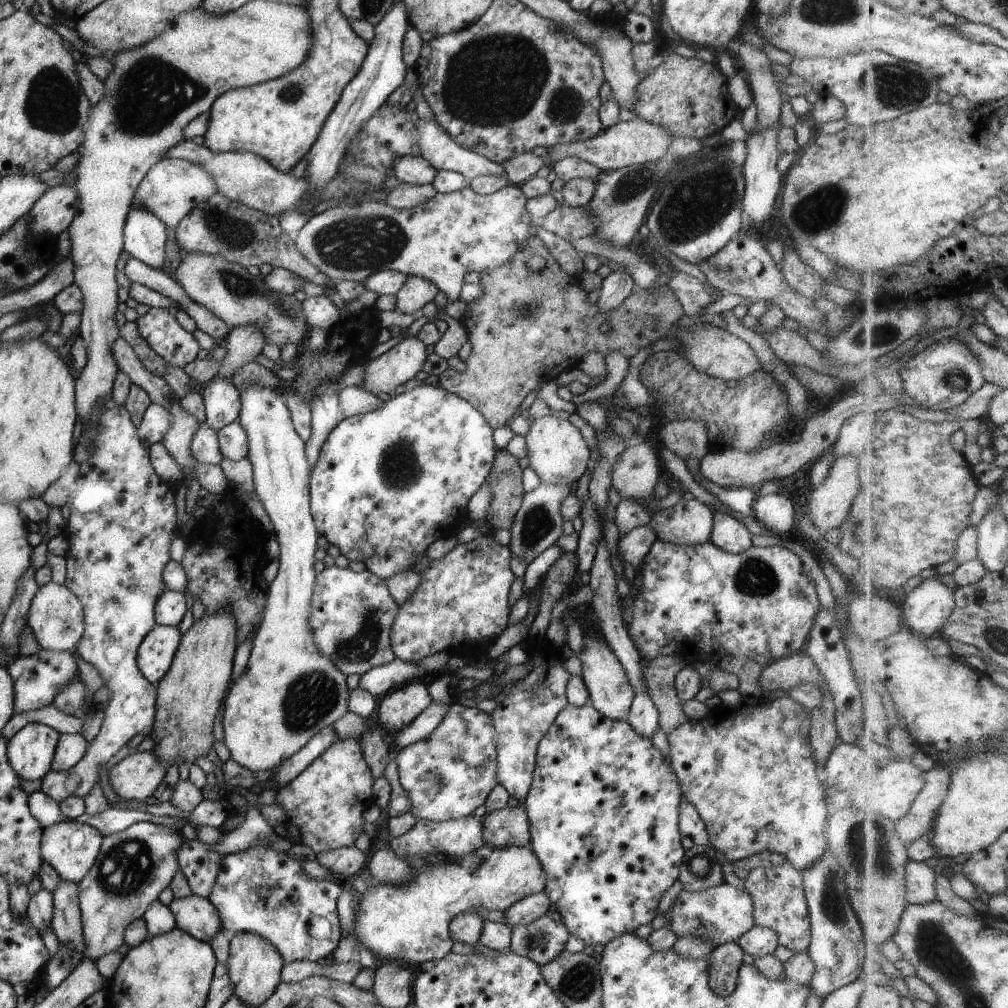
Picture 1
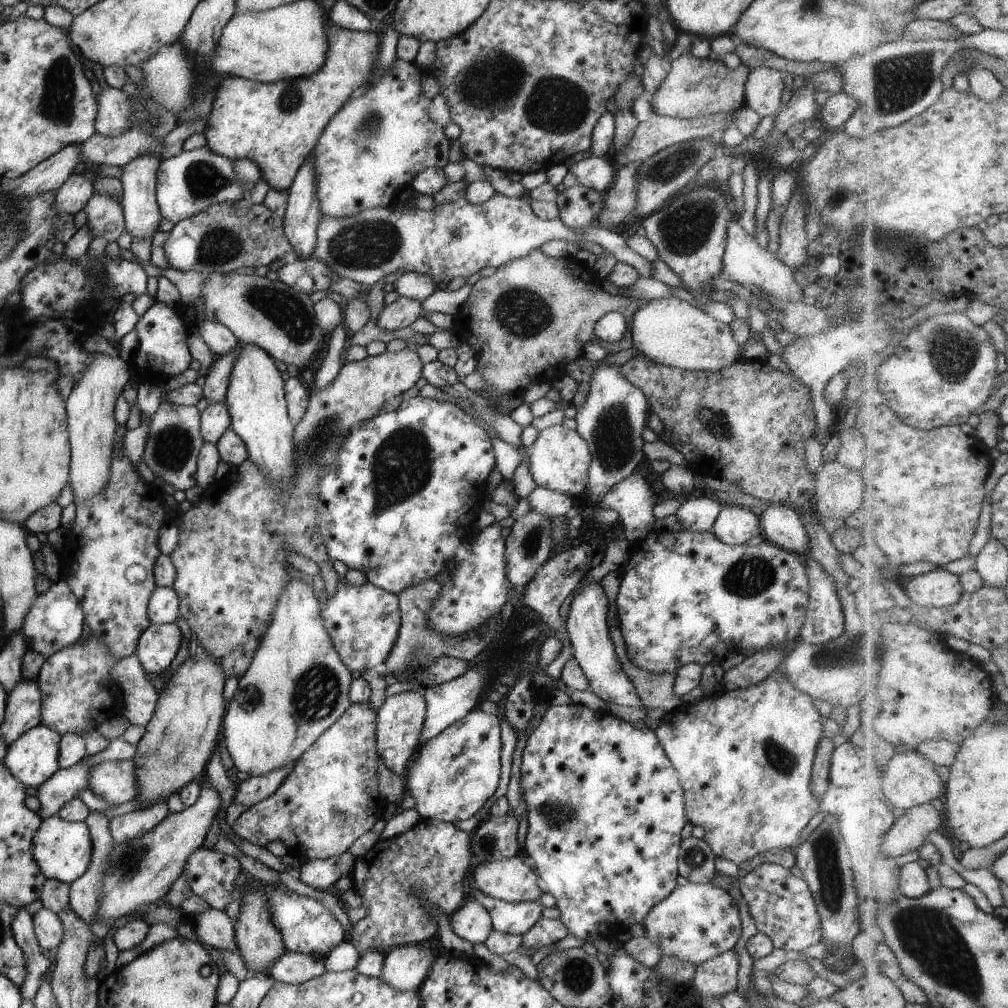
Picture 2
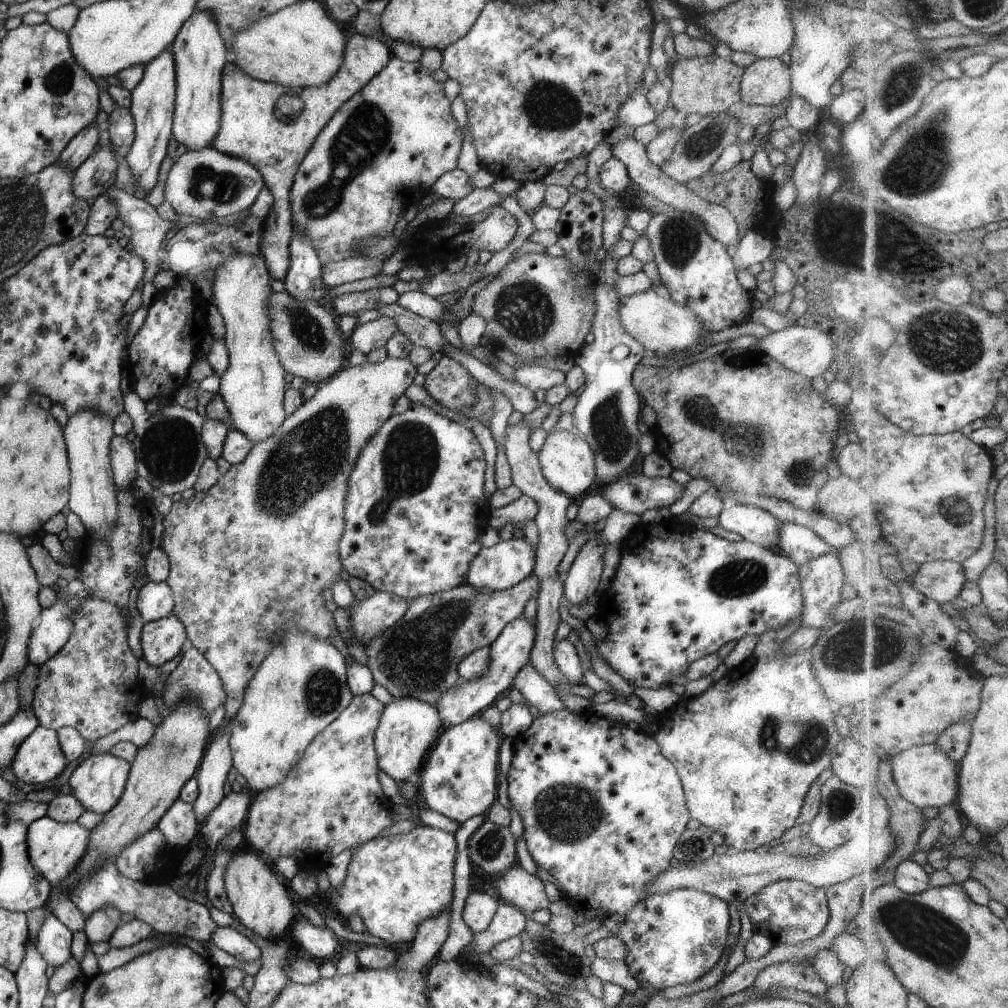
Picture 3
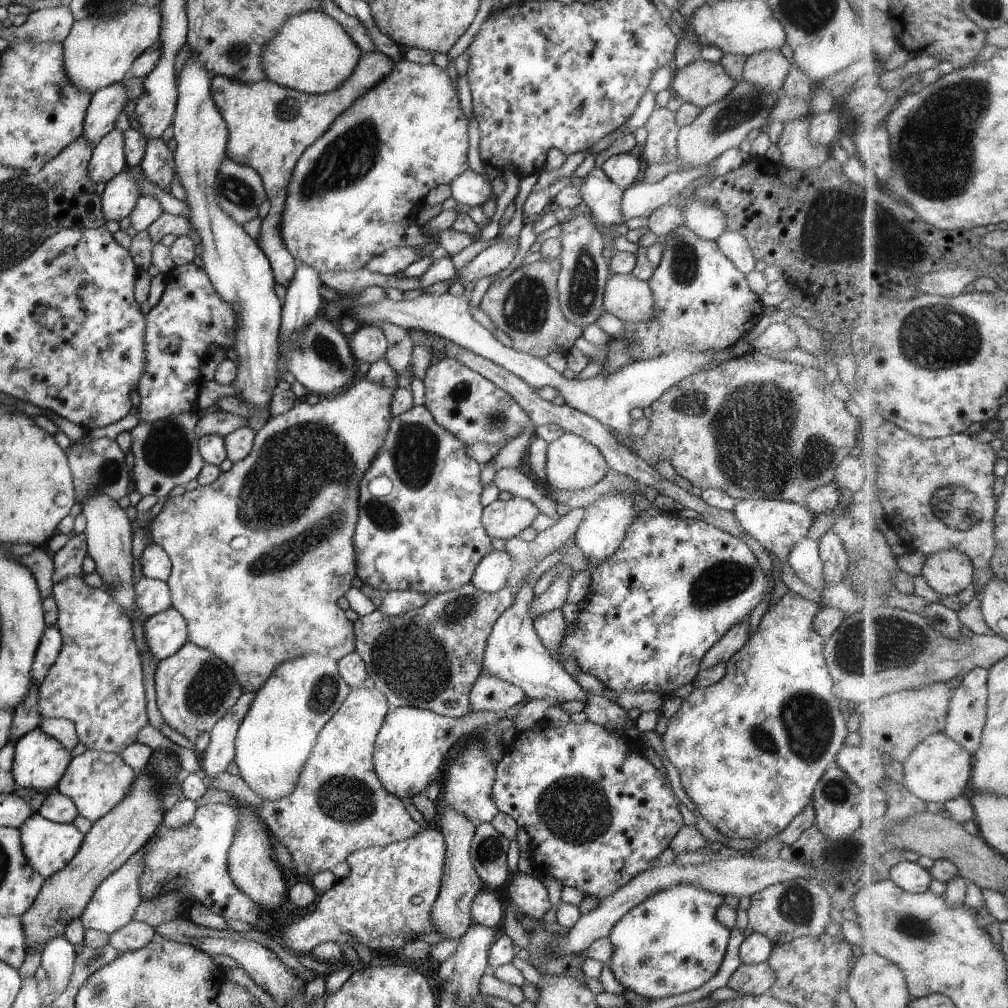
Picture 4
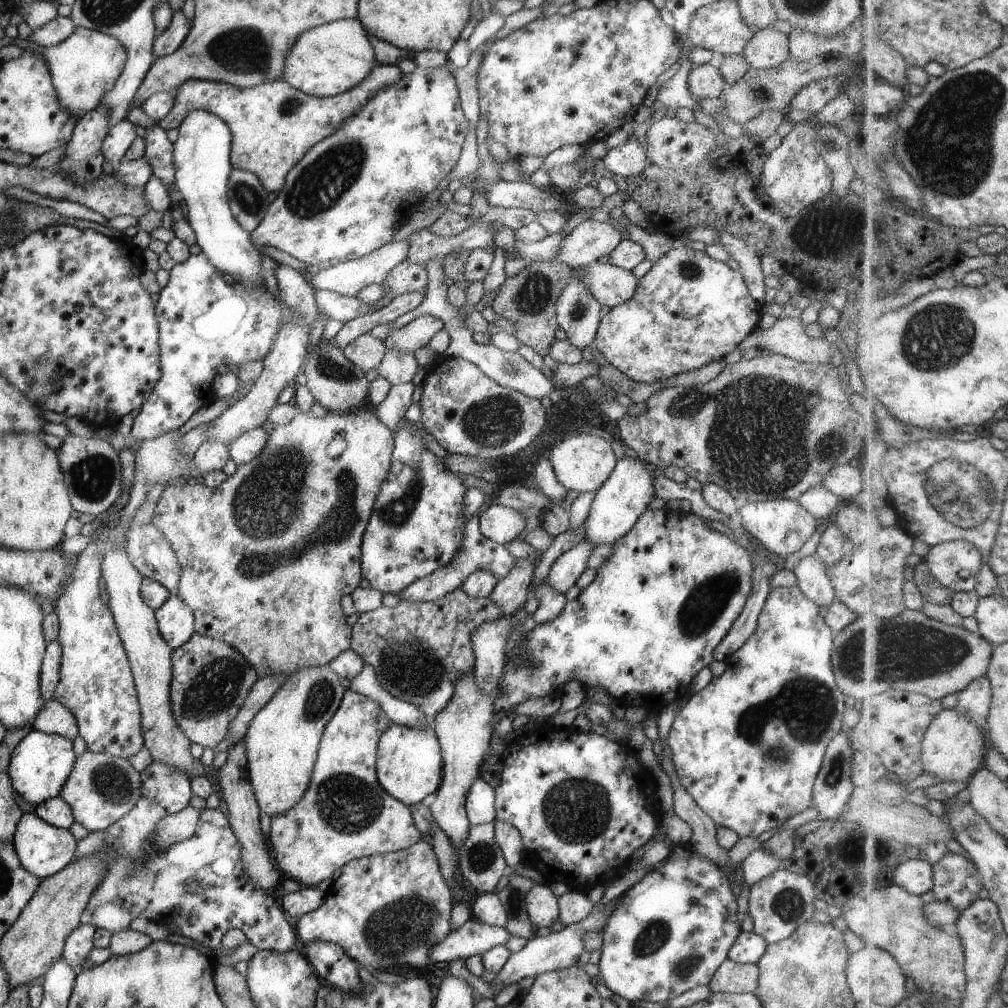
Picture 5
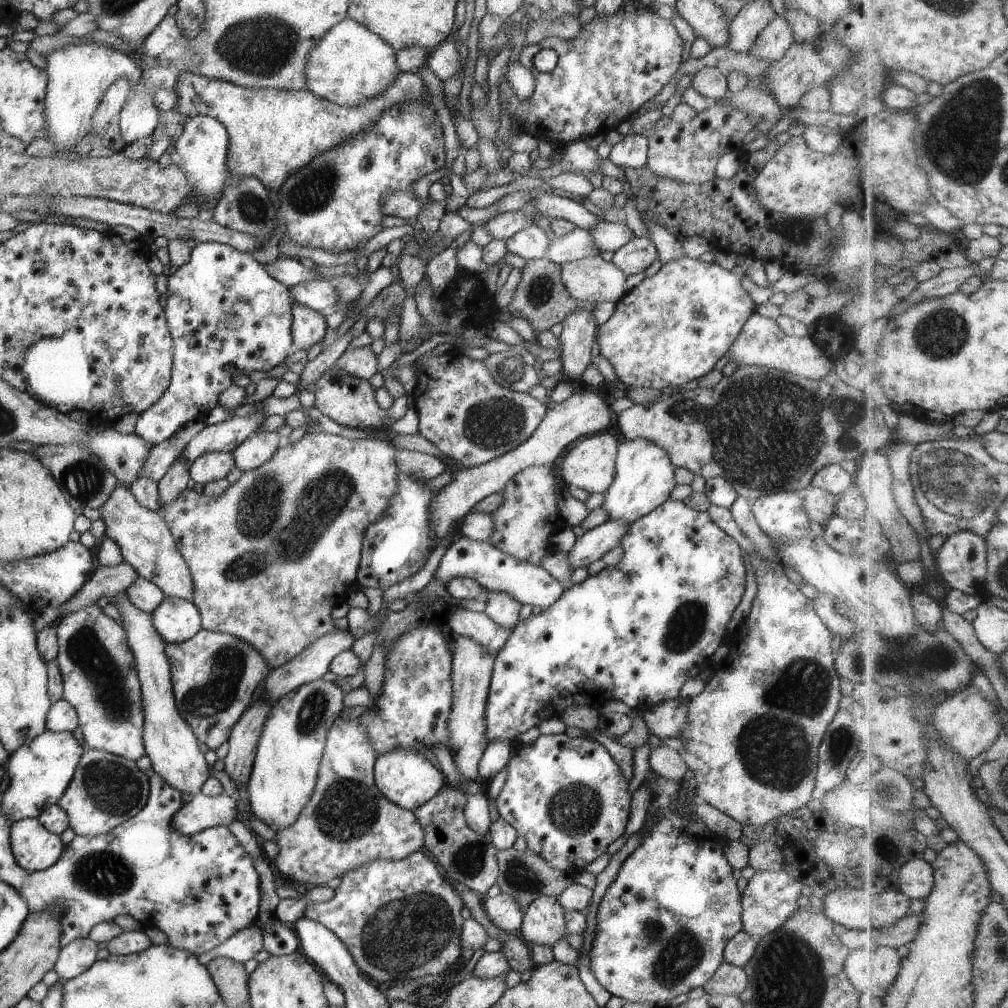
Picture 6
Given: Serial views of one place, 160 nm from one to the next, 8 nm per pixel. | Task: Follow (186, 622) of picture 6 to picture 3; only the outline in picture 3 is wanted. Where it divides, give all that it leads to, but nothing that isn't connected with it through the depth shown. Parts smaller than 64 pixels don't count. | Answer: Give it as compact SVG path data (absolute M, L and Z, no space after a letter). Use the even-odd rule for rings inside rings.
M173 614L144 623L140 630L141 657L157 667L181 652L185 638L183 625Z

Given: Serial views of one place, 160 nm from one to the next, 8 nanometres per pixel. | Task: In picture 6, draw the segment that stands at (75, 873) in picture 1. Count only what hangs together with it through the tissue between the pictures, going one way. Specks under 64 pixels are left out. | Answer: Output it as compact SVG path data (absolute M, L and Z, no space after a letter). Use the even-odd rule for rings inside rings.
M33 817L11 824L9 842L14 861L27 872L50 867L64 847L59 835L50 833Z

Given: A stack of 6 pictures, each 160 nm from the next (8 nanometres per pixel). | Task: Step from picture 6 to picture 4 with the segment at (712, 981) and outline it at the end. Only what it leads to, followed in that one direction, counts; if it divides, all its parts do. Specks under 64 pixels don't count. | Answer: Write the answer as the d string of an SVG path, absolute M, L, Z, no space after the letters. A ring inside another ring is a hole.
M765 961L757 964L739 963L727 979L725 986L741 995L760 995L767 994L773 981L774 973Z

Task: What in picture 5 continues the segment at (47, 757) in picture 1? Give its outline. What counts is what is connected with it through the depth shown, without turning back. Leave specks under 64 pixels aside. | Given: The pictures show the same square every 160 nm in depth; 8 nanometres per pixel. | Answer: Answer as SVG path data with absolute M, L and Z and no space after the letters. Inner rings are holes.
M31 729L15 745L8 762L6 773L9 775L12 790L34 808L39 803L57 797L76 760L71 743L68 738L58 734Z

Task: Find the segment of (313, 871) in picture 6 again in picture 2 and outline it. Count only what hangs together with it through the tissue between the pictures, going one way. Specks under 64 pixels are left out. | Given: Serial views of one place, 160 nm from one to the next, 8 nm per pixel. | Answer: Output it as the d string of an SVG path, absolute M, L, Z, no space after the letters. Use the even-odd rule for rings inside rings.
M368 702L350 704L343 715L293 763L291 772L283 778L275 792L249 806L235 819L230 827L233 835L261 847L268 842L281 841L287 852L297 860L327 859L346 852L355 840L371 830L384 805L379 798L375 768L380 759L375 748L375 722L376 712L369 708Z

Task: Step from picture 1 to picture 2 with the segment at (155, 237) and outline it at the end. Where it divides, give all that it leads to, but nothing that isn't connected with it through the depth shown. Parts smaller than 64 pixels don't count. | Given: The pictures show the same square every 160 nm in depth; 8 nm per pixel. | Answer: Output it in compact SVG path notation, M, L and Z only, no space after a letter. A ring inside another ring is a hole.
M141 154L129 160L122 167L121 182L121 211L124 219L124 230L131 238L153 238L157 232L162 216L155 198L155 172L161 158L155 154Z

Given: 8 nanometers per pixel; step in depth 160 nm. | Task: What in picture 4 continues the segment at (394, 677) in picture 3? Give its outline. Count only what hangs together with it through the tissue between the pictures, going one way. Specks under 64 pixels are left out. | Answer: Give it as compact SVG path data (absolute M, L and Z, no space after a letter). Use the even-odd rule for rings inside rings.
M467 582L431 595L423 606L406 613L388 615L373 609L366 615L359 615L352 623L354 651L363 660L367 677L373 680L374 688L385 696L390 708L417 707L452 719L463 716L468 712L469 691L480 673L487 637L494 622L515 601L518 588L506 586L494 593L484 593Z

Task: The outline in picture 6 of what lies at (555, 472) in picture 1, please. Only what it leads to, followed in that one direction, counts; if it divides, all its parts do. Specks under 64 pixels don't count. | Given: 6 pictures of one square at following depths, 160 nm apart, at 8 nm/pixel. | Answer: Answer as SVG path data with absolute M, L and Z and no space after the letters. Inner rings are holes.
M605 432L583 436L565 449L555 463L556 473L566 486L572 484L589 494L604 494L613 480L617 447L617 440Z

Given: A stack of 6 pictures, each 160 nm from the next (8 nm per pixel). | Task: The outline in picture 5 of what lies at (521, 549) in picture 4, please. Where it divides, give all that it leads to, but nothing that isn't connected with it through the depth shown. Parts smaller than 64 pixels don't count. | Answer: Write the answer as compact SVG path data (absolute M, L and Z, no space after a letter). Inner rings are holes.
M526 557L516 559L510 571L493 587L487 598L500 608L503 616L515 613L529 598L528 587L534 575L534 566L537 559Z

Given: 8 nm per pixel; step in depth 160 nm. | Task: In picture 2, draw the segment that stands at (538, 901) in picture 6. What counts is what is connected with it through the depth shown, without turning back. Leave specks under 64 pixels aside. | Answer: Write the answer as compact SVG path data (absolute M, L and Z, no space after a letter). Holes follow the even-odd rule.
M522 854L508 858L493 859L492 862L481 862L475 868L475 887L484 896L503 900L511 903L537 900L543 893L540 879L536 872L525 865L525 857Z

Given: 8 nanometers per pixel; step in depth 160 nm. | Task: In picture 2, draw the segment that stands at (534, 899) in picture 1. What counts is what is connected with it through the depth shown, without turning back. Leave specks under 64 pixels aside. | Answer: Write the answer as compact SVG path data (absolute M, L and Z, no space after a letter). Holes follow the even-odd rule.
M471 889L471 899L479 902L489 914L492 930L523 935L541 917L543 906L537 900L507 902L484 896L478 889Z

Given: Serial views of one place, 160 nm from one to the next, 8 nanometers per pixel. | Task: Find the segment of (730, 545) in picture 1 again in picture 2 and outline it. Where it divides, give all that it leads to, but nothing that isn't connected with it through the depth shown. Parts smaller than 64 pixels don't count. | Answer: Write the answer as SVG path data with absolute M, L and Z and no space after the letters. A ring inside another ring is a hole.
M725 505L715 517L709 532L728 545L740 545L761 534L759 516L746 508Z

